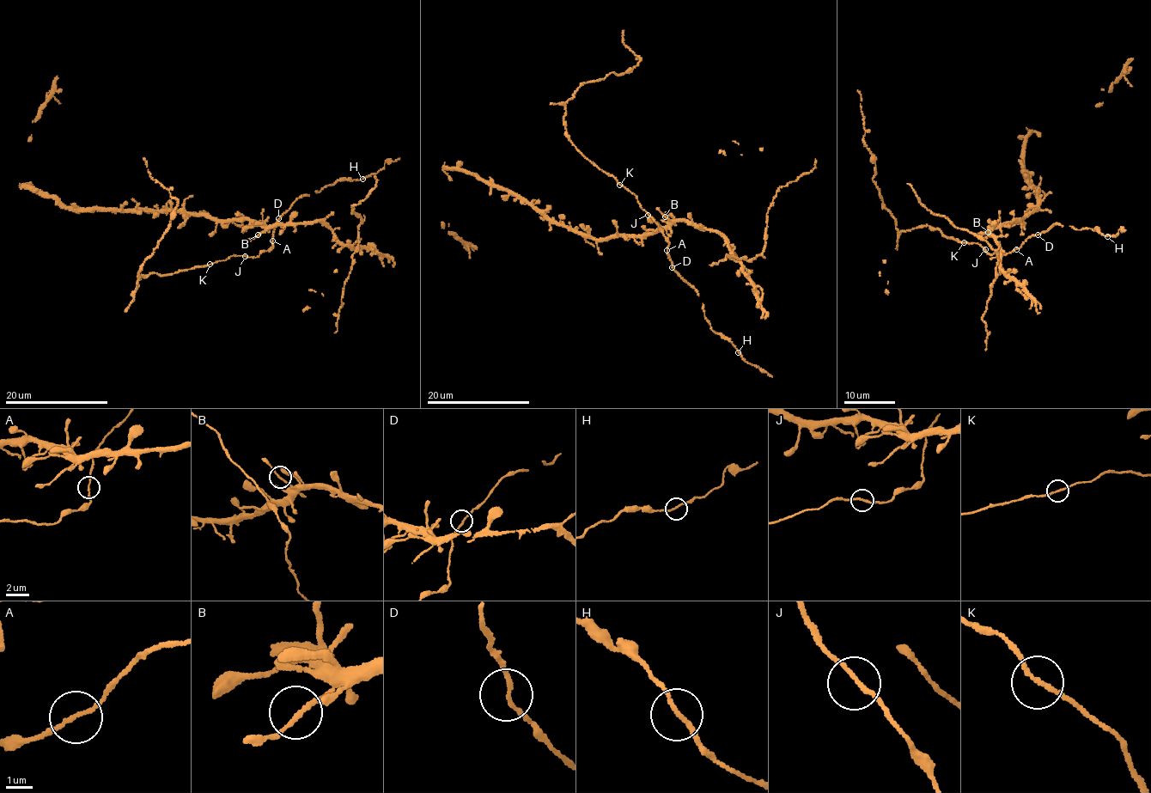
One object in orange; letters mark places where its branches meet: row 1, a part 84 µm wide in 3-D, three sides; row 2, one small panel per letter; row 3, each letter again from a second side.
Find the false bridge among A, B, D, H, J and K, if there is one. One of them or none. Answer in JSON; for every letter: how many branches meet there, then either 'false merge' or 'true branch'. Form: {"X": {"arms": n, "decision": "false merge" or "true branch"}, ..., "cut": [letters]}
{"A": {"arms": 2, "decision": "true branch"}, "B": {"arms": 2, "decision": "true branch"}, "D": {"arms": 2, "decision": "true branch"}, "H": {"arms": 2, "decision": "true branch"}, "J": {"arms": 2, "decision": "true branch"}, "K": {"arms": 2, "decision": "true branch"}, "cut": []}

